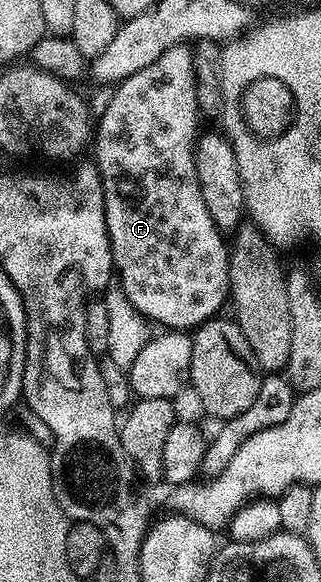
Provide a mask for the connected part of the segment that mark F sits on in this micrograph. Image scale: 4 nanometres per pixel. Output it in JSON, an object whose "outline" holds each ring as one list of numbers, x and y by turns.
{"outline":[[178,43,171,47,168,50,165,50,163,54,153,63,149,63,147,67,143,70,137,71,136,74,129,75,128,78,125,78,123,81,118,82,114,86,115,94,107,101,107,106,103,109,103,114,99,117,99,130,97,128,93,133,93,143,95,141,95,158,93,158,94,164,97,166,99,171,99,177,103,180,103,198,105,199,105,219,107,220,107,234,111,240,111,259,113,262,114,272,117,274,118,284,125,291,125,295,129,299,129,303,133,303,133,307,137,307,137,311,143,314,144,318,148,322,156,321,159,324,159,327,166,327,171,331,191,331,196,327,203,324,205,321,210,321,216,316,215,313,223,305,223,297,225,301,225,294,228,292,228,281,227,281,227,263,228,263,228,254,229,254,229,245,228,242,223,242,221,231,216,228,213,223,211,216,209,215,209,209,205,207,205,199,201,199,201,187,197,183,197,171,195,170,195,143,197,140,197,132,195,133,195,128,198,127,199,121,201,122,201,114,199,108,197,107,197,87,195,86,195,54,193,52,192,46,187,43]]}

